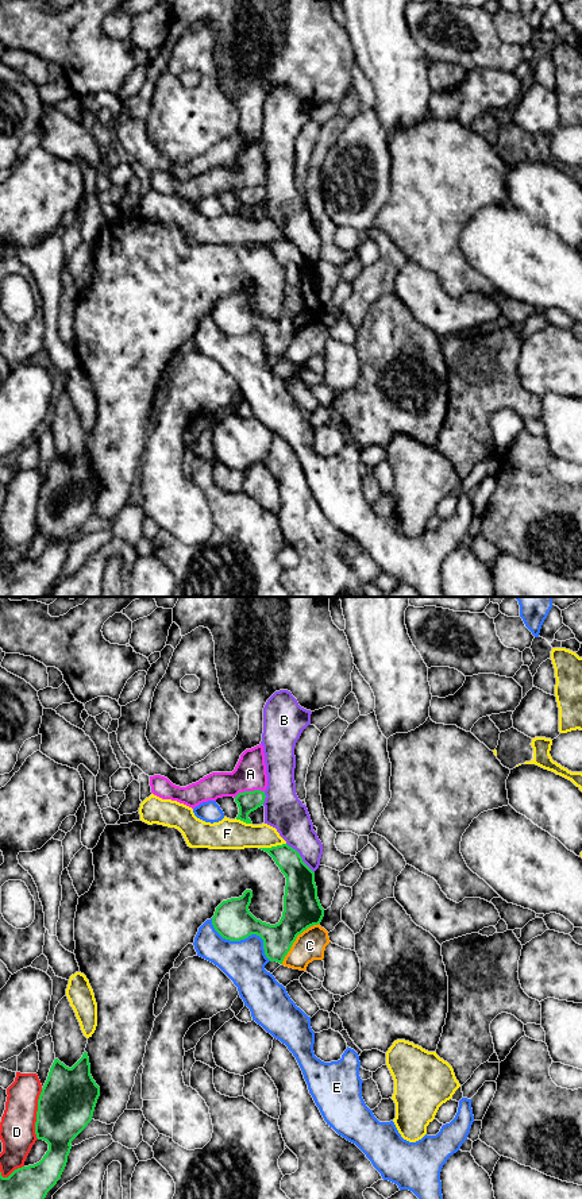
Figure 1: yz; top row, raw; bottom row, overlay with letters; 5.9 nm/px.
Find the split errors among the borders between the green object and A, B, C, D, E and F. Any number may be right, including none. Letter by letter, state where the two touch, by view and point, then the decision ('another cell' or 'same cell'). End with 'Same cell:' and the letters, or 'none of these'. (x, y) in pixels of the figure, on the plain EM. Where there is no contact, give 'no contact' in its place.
A: yz (249, 187) | another cell
B: yz (301, 253) | another cell
C: yz (296, 332) | another cell
D: yz (37, 509) | another cell
E: yz (243, 334) | another cell
F: yz (272, 242) | another cell
Same cell: none of these

